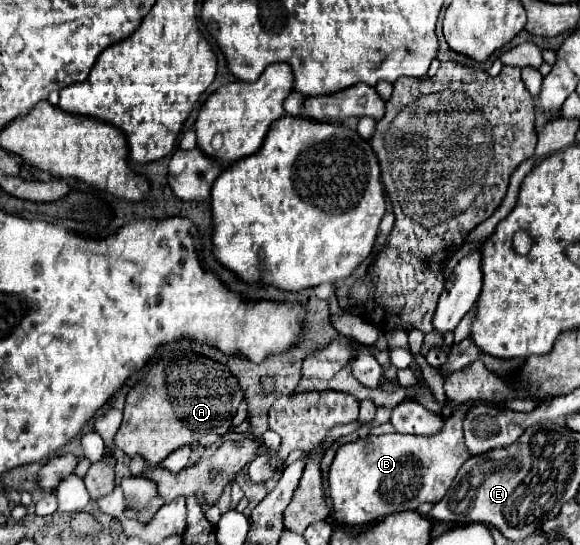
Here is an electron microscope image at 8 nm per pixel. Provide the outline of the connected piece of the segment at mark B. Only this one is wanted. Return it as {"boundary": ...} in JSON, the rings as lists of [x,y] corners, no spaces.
{"boundary":[[[471,404],[459,406],[445,418],[443,430],[433,436],[393,432],[365,436],[357,442],[339,446],[329,470],[335,518],[341,524],[361,526],[383,520],[389,514],[415,510],[423,502],[437,504],[449,490],[457,470],[471,458],[463,442],[463,418],[471,408]]]}

